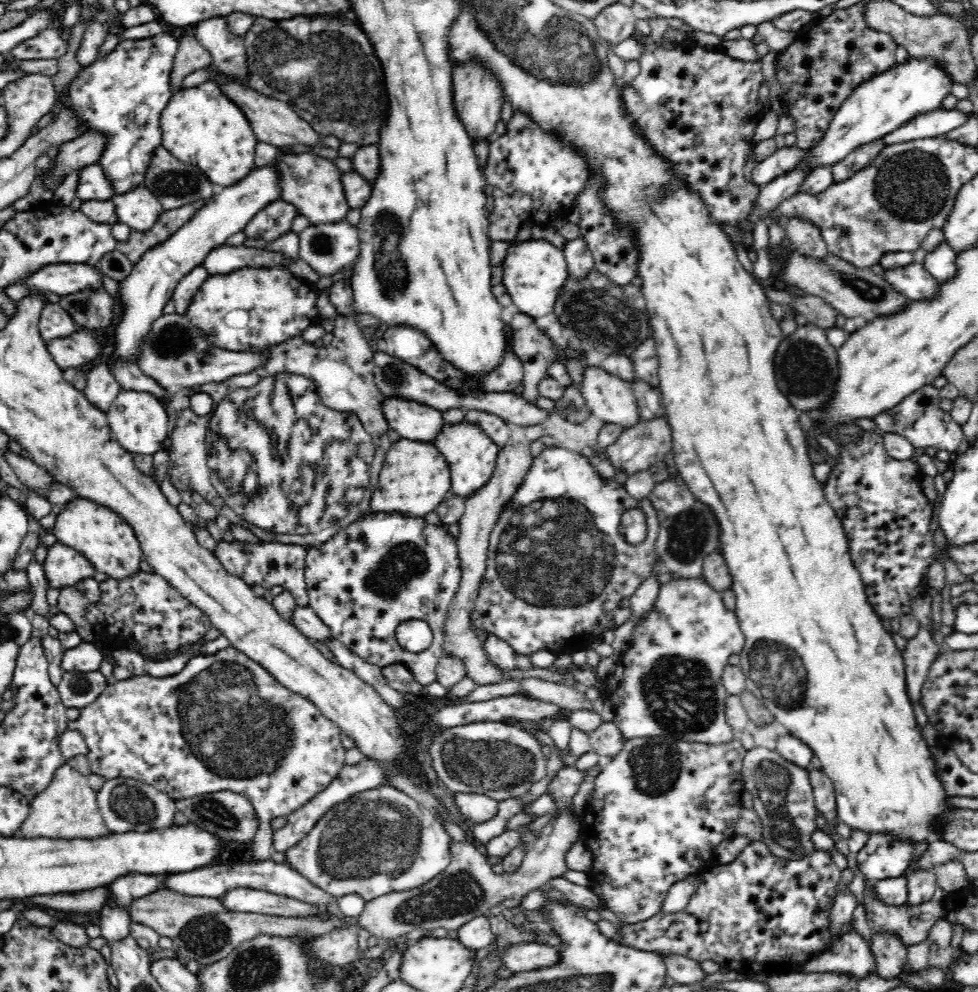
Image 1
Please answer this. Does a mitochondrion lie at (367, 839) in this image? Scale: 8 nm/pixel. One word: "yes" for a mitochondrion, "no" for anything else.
yes

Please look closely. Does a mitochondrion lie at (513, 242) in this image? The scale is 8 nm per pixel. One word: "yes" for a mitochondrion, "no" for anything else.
no

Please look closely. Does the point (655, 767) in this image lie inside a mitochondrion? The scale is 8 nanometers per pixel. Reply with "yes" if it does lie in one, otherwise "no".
yes

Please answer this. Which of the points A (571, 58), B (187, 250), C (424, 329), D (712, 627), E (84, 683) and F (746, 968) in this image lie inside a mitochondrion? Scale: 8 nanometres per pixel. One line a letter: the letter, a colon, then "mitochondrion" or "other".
A: mitochondrion
B: other
C: other
D: other
E: mitochondrion
F: other

